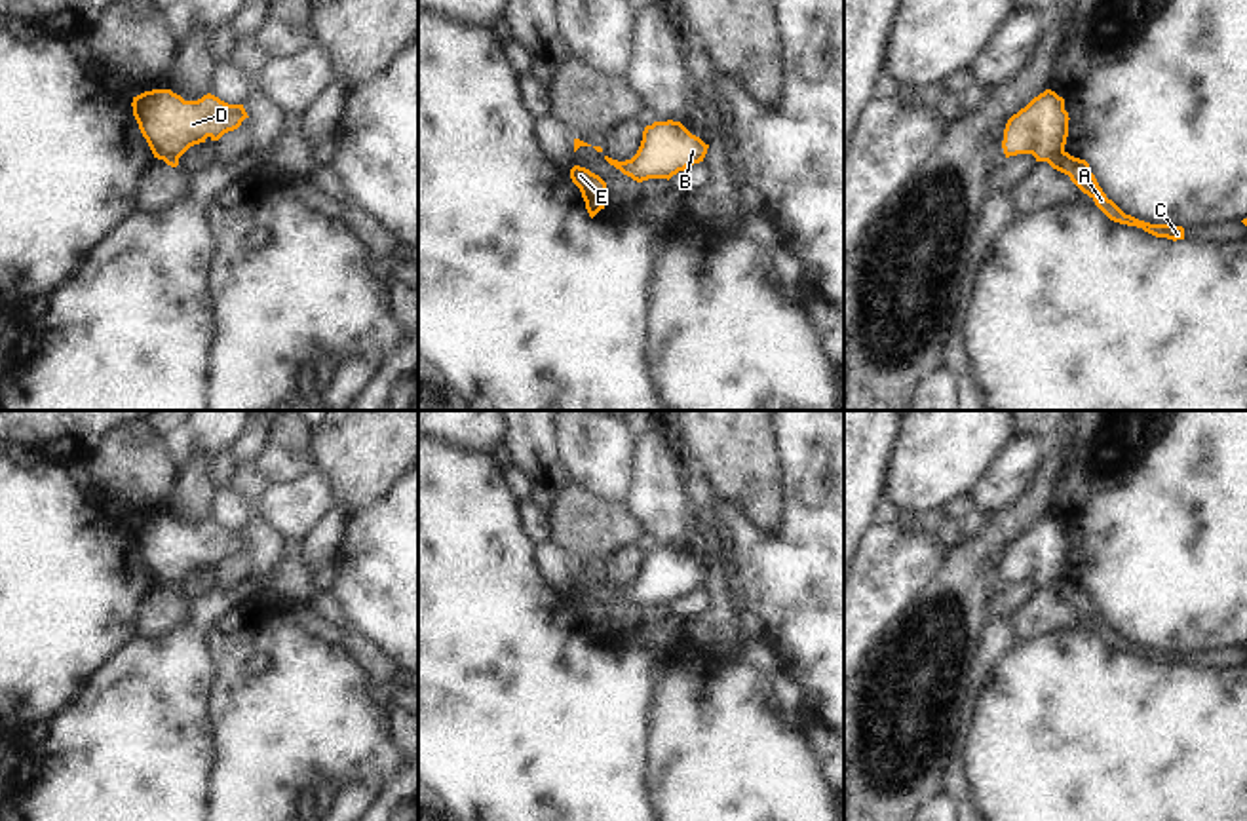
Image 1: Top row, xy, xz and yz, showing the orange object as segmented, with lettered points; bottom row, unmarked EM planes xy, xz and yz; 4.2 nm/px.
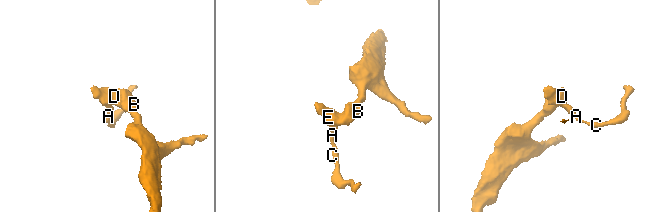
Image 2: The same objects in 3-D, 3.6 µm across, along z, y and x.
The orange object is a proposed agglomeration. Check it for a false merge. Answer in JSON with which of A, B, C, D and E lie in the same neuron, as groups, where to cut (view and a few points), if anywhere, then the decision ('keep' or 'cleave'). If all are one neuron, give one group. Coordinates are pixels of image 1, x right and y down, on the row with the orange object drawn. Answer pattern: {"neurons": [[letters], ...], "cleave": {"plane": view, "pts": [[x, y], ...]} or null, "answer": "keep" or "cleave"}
{"neurons": [["A", "C"], ["B", "D", "E"]], "cleave": {"plane": "xz", "pts": [[603, 192], [595, 192], [586, 204]]}, "answer": "cleave"}

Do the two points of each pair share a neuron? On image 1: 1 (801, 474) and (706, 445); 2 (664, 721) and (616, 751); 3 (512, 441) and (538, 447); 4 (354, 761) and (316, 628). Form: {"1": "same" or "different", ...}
{"1": "different", "2": "different", "3": "same", "4": "different"}

